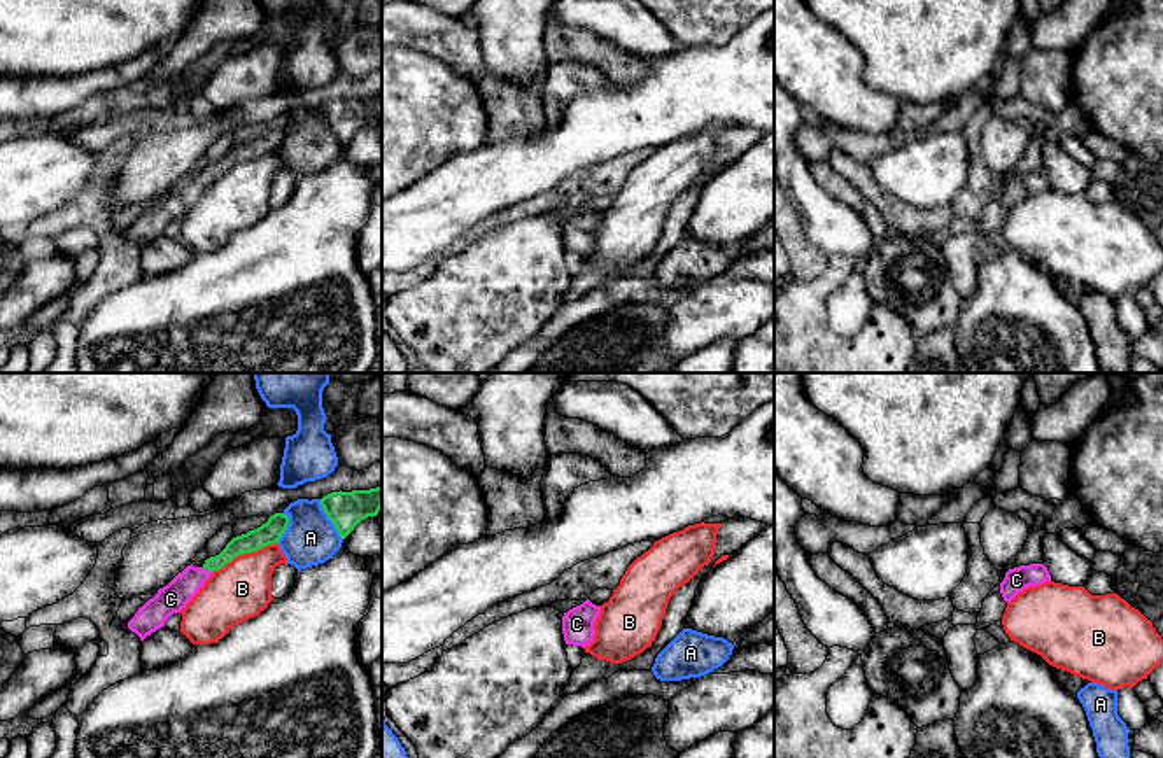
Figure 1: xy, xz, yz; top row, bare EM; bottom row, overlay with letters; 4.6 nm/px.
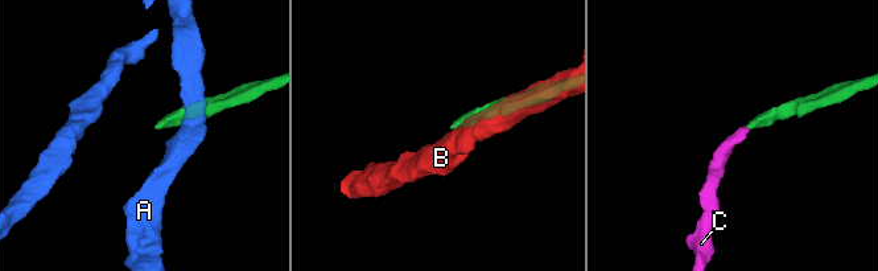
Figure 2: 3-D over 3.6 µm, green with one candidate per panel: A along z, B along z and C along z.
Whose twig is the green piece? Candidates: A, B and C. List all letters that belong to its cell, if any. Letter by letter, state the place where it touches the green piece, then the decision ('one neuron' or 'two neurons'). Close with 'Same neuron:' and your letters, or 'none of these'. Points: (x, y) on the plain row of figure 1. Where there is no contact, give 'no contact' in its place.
A: xy (330, 126) | two neurons
B: xy (244, 160) | two neurons
C: xy (207, 175) | one neuron
Same neuron: C

